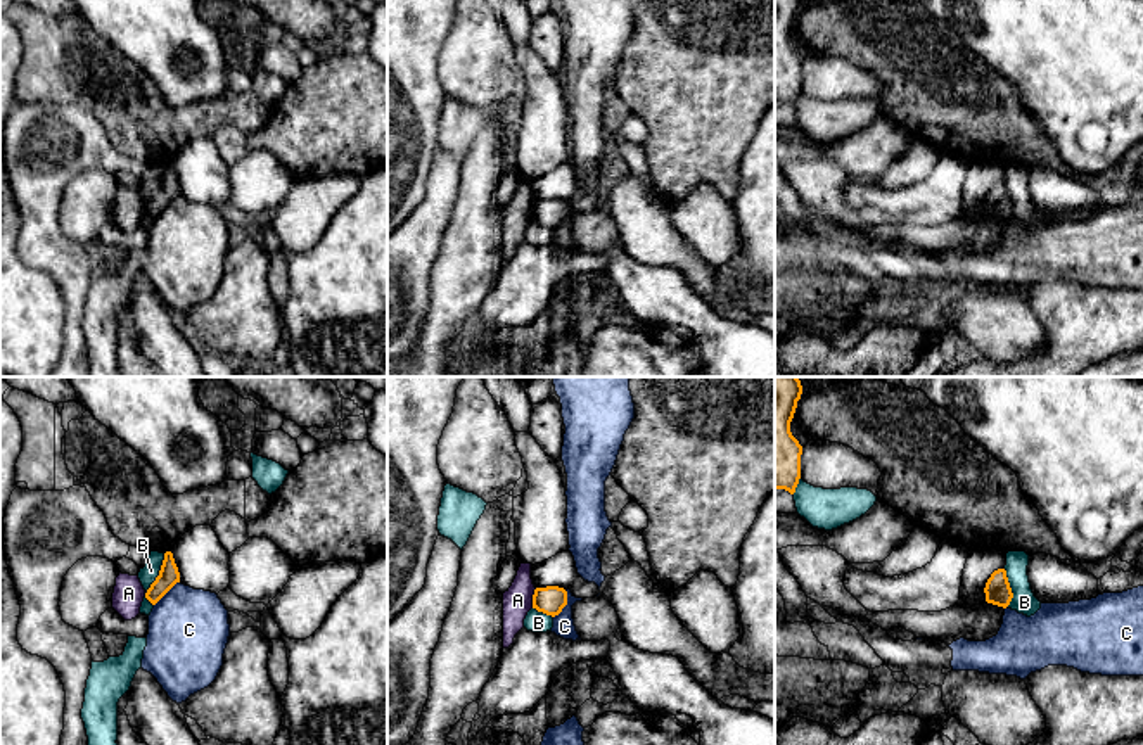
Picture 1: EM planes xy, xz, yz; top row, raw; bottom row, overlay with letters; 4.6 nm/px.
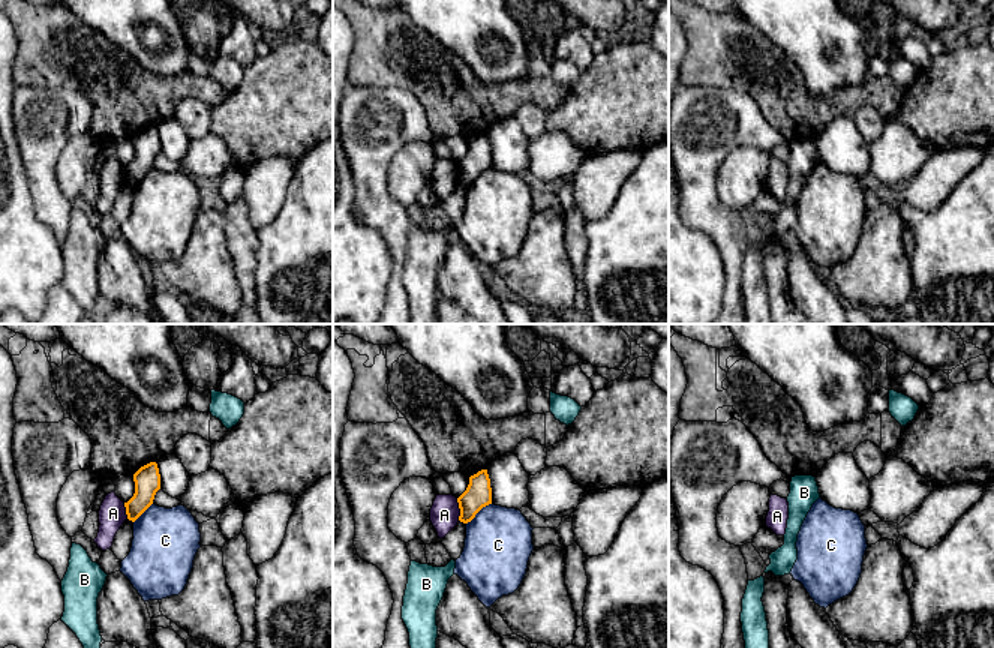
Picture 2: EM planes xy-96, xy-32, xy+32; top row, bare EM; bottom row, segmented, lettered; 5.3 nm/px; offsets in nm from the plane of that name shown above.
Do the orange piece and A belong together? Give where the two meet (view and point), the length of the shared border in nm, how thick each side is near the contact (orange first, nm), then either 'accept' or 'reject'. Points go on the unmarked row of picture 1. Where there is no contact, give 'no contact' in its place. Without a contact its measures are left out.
contact xz (533, 211); length 100 nm; calibres 140 and 140 nm; reject

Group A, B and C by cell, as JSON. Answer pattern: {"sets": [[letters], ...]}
{"sets": [["A"], ["B"], ["C"]]}

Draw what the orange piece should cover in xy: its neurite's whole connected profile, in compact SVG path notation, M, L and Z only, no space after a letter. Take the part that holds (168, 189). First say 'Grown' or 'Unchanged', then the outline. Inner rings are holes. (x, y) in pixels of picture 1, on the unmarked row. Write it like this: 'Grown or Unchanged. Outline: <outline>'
Unchanged. Outline: M166 164L159 188L147 202L145 211L152 218L156 218L176 195L180 195L180 185L175 176L173 166Z

